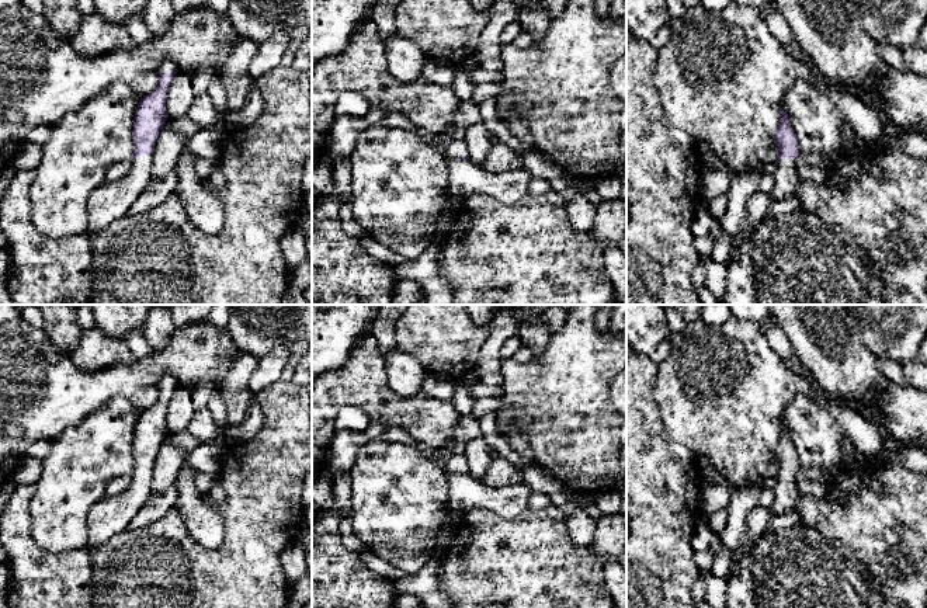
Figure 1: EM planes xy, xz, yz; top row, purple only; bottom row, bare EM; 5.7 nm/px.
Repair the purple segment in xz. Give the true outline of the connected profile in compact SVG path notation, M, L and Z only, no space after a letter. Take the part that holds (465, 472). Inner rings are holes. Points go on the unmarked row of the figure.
M454 454L445 463L445 470L451 475L465 476L468 475L468 461L464 454Z

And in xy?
M164 375L156 403L139 416L132 445L135 459L132 484L124 493L104 497L91 507L87 518L88 552L129 528L132 518L150 497L153 465L169 432L167 407L177 386L174 376Z

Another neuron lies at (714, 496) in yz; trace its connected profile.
M702 483L701 501L704 521L715 514L716 510L723 508L730 501L730 489L723 484Z

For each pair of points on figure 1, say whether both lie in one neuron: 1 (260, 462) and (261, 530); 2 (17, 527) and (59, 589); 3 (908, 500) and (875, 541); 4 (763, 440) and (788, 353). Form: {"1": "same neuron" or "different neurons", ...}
{"1": "same neuron", "2": "same neuron", "3": "same neuron", "4": "different neurons"}

